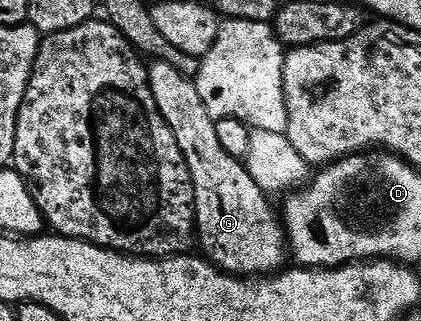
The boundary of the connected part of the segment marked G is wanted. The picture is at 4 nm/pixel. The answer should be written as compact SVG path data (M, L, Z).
M153 61L147 67L148 80L147 87L148 91L154 96L154 104L156 105L157 112L162 116L162 120L170 128L170 132L174 132L174 140L178 144L178 148L182 148L182 156L186 160L186 168L190 168L190 180L192 181L192 187L194 188L194 200L196 201L196 229L195 233L198 235L198 246L200 246L204 251L202 251L203 257L207 261L211 262L213 266L218 270L224 271L226 274L231 274L233 276L272 276L277 273L285 265L284 254L286 258L286 231L282 225L281 219L272 212L272 206L268 201L270 201L269 195L266 194L262 188L258 186L250 178L250 174L247 171L245 163L241 159L230 156L230 152L226 152L222 148L220 143L220 132L217 123L210 116L210 112L206 112L206 104L202 104L202 96L198 96L198 88L196 87L195 81L193 79L186 77L178 68L172 66L170 63L165 61Z

